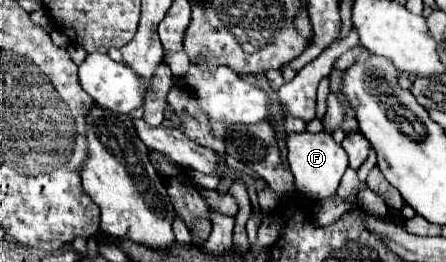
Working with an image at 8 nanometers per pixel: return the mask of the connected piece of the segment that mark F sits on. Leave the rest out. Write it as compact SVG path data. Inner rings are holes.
M321 131L321 133L293 133L287 137L287 159L289 159L289 169L295 175L295 187L305 191L313 199L325 199L337 193L339 181L347 169L347 153L345 149L335 143L335 139Z

